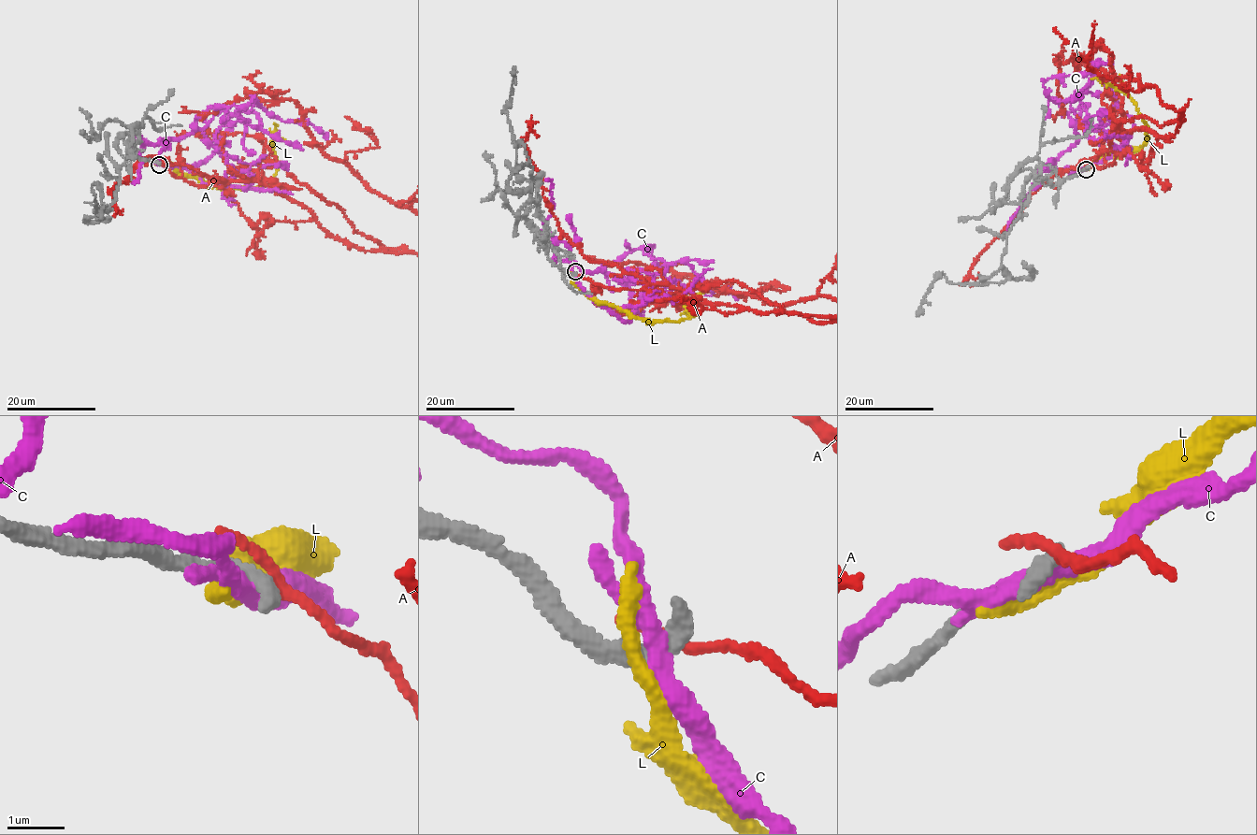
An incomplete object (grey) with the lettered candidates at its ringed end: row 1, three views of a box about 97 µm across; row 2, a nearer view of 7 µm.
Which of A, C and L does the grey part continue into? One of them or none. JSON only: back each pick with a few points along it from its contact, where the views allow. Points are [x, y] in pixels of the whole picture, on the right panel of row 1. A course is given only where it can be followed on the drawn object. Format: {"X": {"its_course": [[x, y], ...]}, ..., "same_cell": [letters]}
{"same_cell": []}

